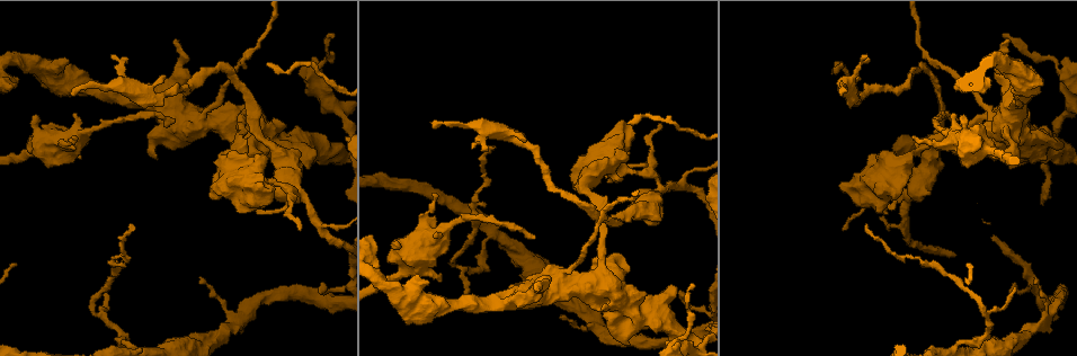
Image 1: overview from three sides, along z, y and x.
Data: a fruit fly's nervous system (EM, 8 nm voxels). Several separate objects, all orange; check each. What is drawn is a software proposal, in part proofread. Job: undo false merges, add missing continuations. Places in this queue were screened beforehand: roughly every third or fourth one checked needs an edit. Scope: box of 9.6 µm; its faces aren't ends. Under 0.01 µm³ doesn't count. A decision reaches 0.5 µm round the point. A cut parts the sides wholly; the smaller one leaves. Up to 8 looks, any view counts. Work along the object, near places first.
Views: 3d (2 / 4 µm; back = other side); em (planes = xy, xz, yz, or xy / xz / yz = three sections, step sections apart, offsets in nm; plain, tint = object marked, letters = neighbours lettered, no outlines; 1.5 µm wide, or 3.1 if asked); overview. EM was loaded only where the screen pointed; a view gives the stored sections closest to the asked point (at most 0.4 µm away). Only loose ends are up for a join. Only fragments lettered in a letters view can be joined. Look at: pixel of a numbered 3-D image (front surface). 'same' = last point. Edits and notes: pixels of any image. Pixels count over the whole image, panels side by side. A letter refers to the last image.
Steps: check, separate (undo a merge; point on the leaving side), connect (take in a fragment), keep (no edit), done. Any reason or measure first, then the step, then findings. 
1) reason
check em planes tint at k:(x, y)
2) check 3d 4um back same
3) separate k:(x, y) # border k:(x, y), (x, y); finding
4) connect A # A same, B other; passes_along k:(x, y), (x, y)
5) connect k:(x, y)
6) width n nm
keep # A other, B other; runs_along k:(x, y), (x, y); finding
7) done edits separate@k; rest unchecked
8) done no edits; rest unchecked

tapers out
check em xz step 8 letters at 1:(433, 195)

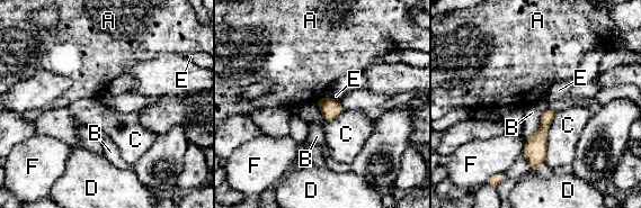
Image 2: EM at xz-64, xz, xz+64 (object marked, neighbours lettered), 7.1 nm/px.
check em planes letters same

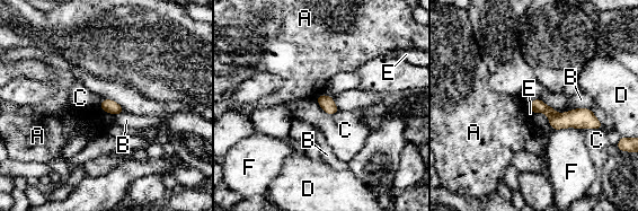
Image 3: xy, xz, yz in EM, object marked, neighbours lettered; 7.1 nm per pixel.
width 90 nm
keep # A other, B other, C other, D other, E other, F other; none of them fits

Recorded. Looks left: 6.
thin arm on a thick one
check 3d 2um back at 1:(639, 172)

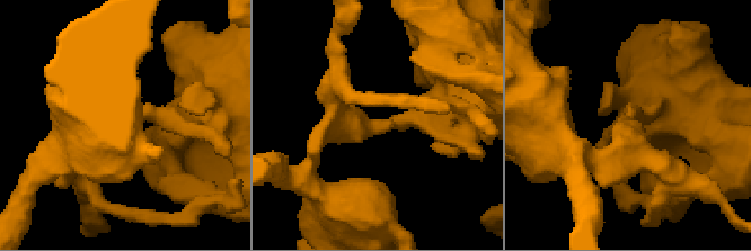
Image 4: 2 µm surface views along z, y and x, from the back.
arms 3; arm_widths 160, 200, 550 nm; need the tissue
check em planes plain at 4:(632, 117)

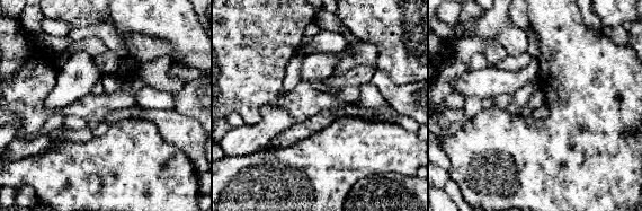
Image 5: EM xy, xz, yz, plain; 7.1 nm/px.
check em planes letters same

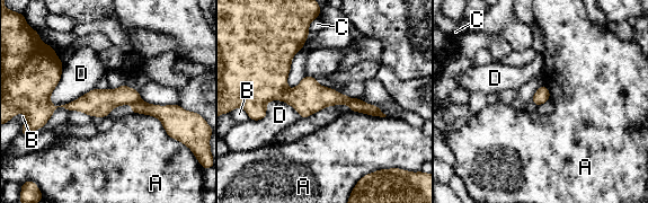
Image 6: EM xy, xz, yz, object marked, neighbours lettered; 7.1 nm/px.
longest_contact A 380 nm
separate 6:(167, 114) # A other, B other, C other, D other; border 6:(140, 99), (132, 104); two cells meet here

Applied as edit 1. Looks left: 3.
check overview

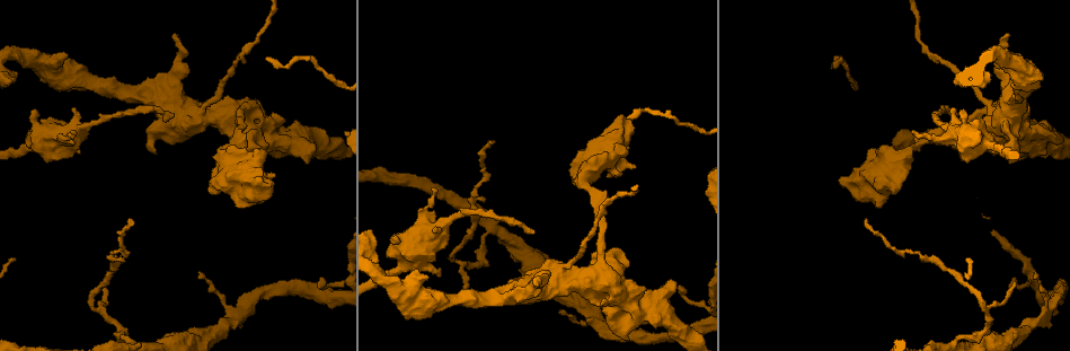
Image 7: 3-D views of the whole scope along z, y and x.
an open end
check em planes letters at 7:(129, 218)

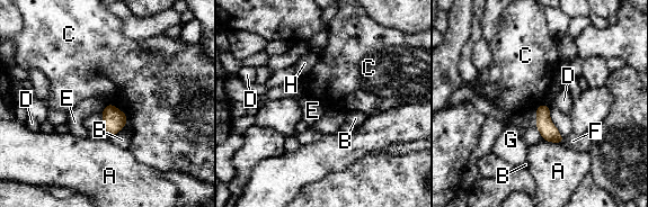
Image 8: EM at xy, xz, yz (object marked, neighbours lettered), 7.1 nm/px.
width 110 nm
keep # A other, B other, C other, D other, E other, F other, G other, H other; border 8:(107, 102), (116, 106), (127, 117); none of them fits

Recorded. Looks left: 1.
done edits separate@6; rest unchecked

